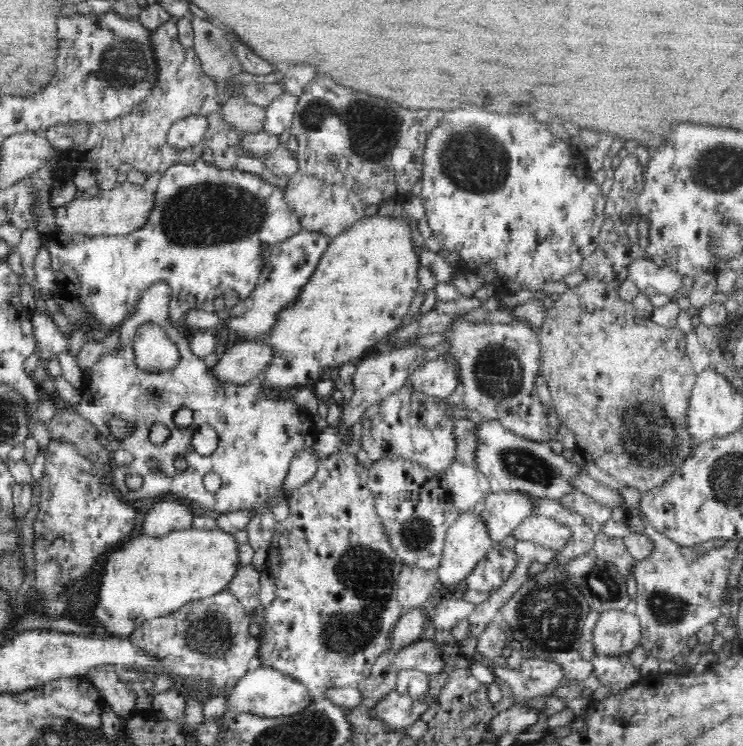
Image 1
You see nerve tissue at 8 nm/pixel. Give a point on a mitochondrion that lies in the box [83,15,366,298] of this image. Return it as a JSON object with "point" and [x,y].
{"point":[205,213]}

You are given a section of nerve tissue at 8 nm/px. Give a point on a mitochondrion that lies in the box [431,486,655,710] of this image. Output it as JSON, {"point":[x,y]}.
{"point":[548,616]}

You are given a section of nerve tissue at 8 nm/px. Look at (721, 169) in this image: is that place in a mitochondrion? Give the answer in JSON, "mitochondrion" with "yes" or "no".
{"mitochondrion":"yes"}

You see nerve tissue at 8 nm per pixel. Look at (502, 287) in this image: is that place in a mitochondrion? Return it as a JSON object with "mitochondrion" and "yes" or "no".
{"mitochondrion":"no"}

